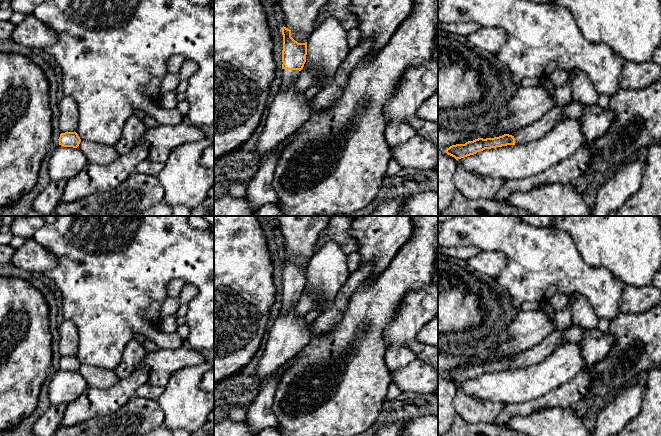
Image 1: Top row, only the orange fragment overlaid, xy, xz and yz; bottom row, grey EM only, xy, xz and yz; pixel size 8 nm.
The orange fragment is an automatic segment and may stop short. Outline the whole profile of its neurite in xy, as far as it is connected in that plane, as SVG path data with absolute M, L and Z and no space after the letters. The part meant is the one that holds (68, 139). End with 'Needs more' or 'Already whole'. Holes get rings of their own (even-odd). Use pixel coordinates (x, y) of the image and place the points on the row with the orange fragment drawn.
M76 132L61 133L58 140L59 145L73 148L77 148L81 142L81 139Z. Already whole

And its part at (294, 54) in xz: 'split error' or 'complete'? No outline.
split error

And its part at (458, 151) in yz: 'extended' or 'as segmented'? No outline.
extended

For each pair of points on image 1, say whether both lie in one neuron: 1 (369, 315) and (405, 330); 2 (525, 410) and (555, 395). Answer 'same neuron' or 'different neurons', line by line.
1: different neurons
2: same neuron

